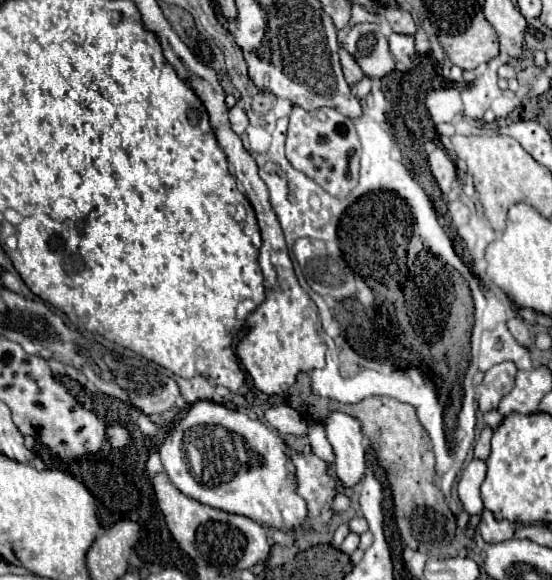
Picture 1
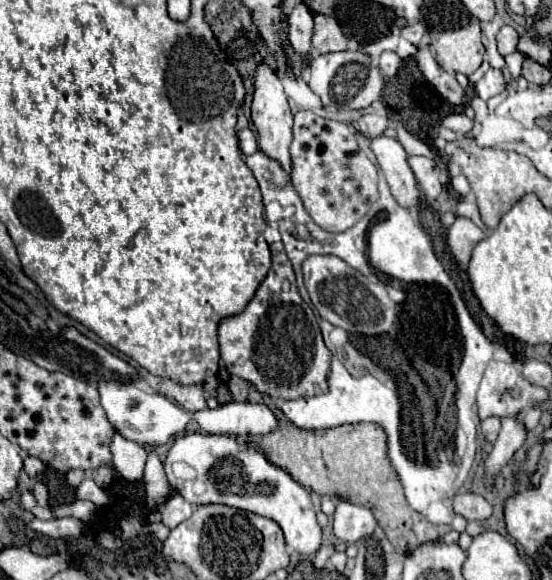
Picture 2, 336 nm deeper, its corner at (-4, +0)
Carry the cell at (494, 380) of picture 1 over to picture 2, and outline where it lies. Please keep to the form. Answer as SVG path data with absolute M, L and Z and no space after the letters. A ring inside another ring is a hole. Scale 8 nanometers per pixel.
M488 417L486 421L480 423L480 431L486 437L486 441L494 443L496 437L498 437L498 431L500 431L500 419L498 417Z

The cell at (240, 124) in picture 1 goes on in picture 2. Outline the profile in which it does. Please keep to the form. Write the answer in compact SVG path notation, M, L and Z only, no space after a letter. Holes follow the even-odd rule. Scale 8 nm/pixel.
M244 129L244 131L238 131L238 139L240 139L240 149L244 155L252 155L258 151L258 143L256 143L256 137L250 129Z

